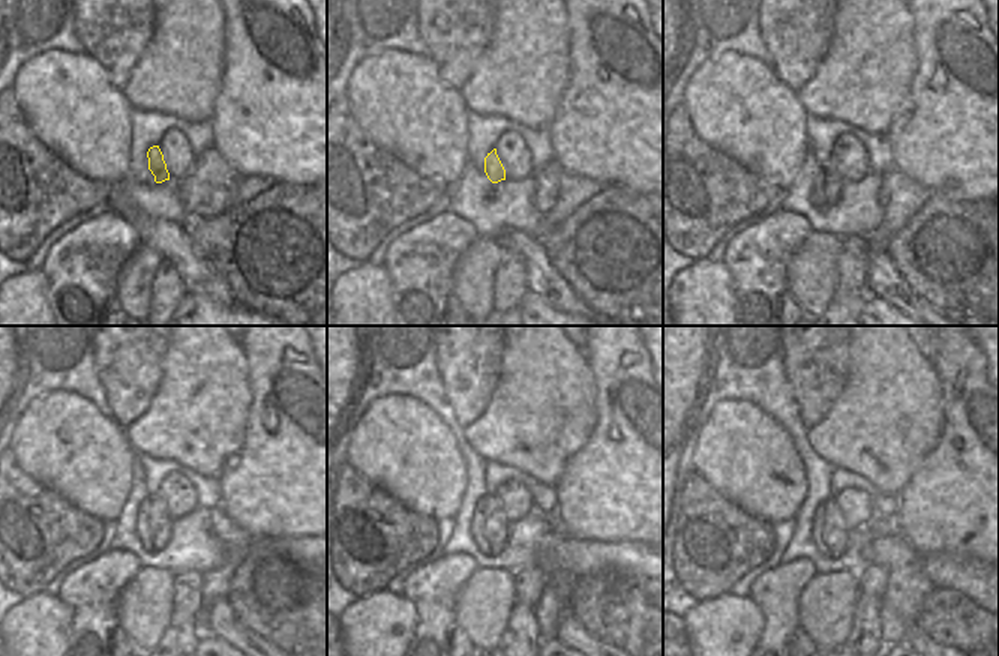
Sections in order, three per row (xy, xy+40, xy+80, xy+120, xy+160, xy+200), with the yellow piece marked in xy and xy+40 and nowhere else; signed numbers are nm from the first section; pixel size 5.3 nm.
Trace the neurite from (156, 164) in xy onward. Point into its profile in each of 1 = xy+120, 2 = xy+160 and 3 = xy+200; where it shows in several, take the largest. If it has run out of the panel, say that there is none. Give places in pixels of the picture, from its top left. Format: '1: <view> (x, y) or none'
1: xy+120 (159, 524)
2: xy+160 (497, 527)
3: xy+200 (833, 532)

